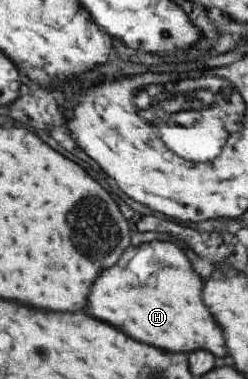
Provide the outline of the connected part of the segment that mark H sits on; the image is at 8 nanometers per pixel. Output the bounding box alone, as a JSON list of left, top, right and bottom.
[85,242,223,356]

